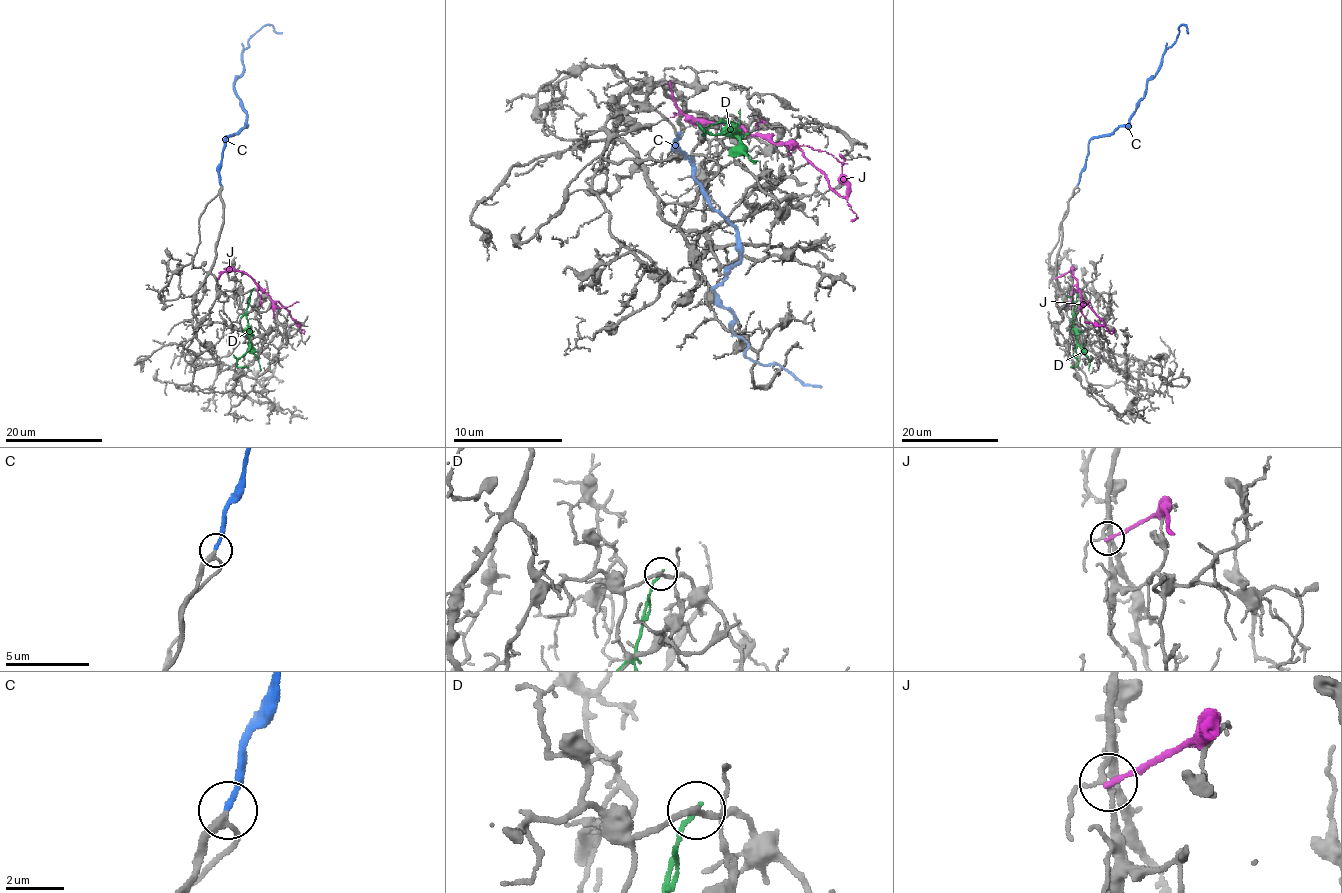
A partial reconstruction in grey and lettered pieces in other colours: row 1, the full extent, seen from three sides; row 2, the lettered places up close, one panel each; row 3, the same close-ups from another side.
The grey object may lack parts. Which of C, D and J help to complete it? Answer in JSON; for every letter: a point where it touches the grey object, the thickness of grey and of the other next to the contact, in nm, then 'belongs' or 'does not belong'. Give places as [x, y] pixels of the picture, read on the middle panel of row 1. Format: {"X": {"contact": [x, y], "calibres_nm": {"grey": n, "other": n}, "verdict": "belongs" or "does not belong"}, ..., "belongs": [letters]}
{"C": {"contact": [680, 133], "calibres_nm": {"grey": 200, "other": 200}, "verdict": "belongs"}, "D": {"contact": [747, 133], "calibres_nm": {"grey": 180, "other": 170}, "verdict": "does not belong"}, "J": {"contact": [668, 83], "calibres_nm": {"grey": 150, "other": 190}, "verdict": "does not belong"}, "belongs": ["C"]}

